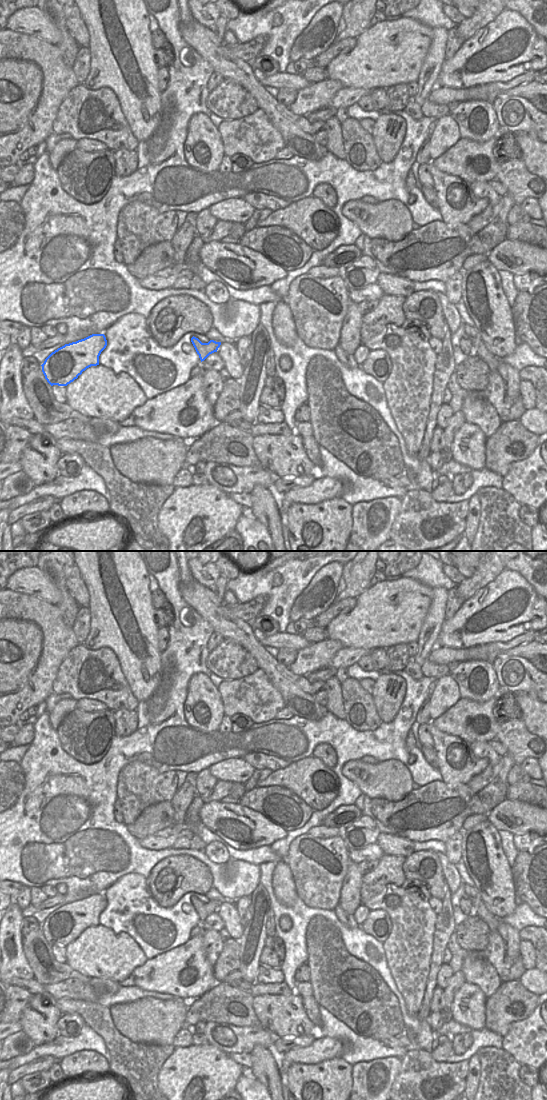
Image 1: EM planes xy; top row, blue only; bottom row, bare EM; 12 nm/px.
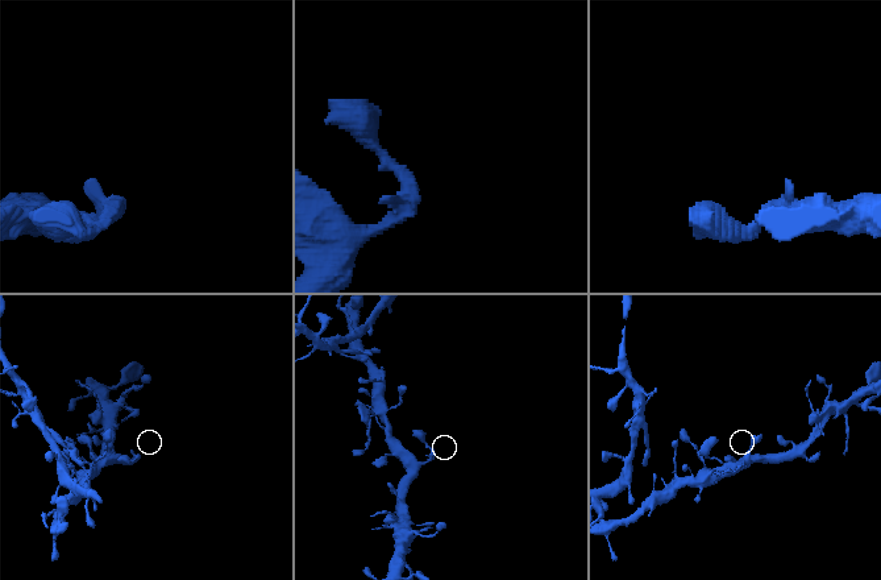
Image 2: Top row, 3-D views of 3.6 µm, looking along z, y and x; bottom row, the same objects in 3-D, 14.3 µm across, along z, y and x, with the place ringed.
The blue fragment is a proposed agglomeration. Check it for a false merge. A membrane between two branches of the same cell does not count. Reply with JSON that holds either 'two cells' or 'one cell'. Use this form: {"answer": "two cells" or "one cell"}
{"answer": "one cell"}

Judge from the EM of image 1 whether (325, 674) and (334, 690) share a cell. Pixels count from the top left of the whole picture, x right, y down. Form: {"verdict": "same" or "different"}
{"verdict": "different"}

